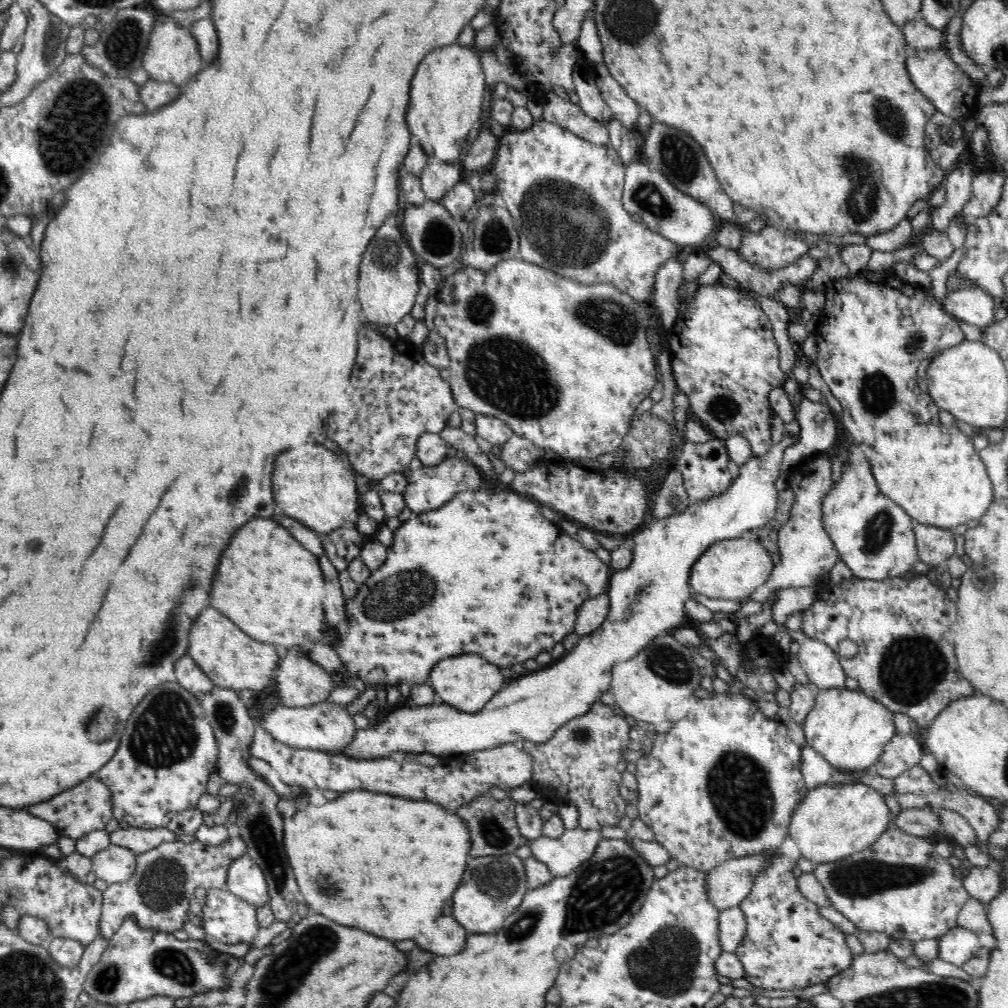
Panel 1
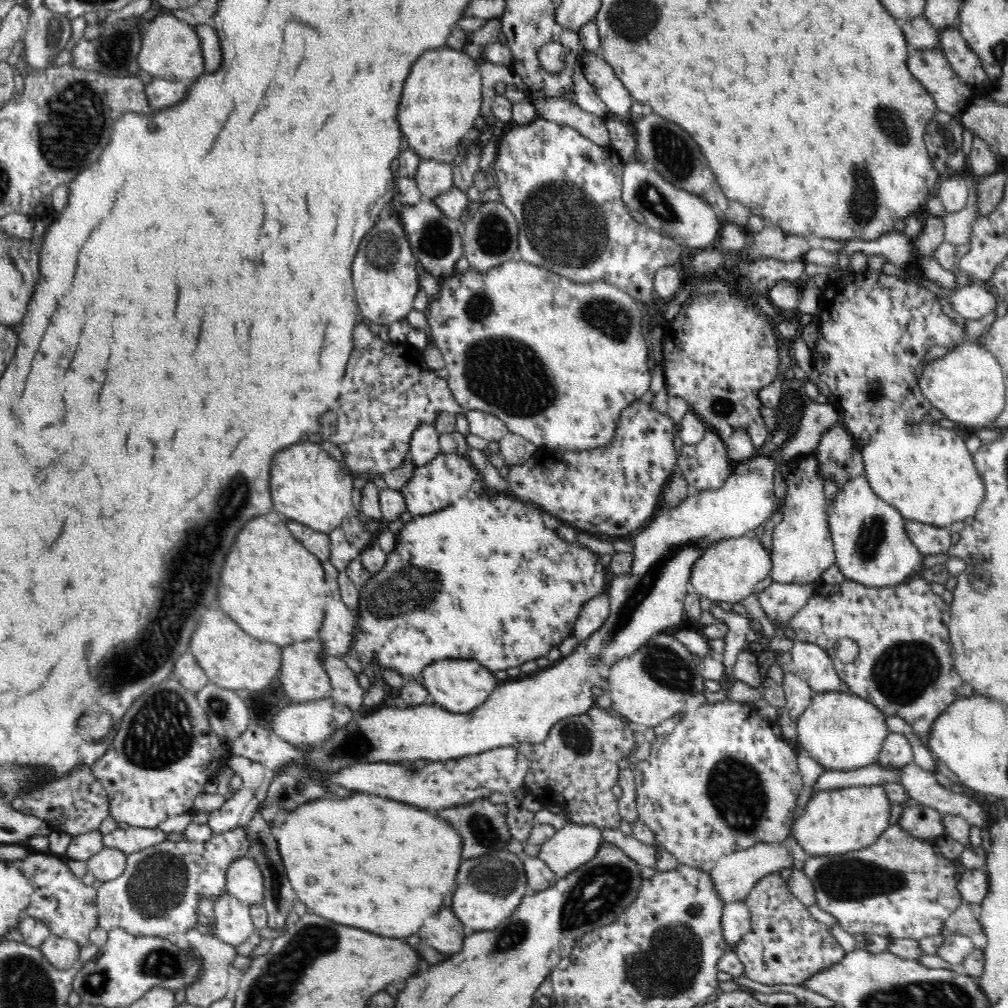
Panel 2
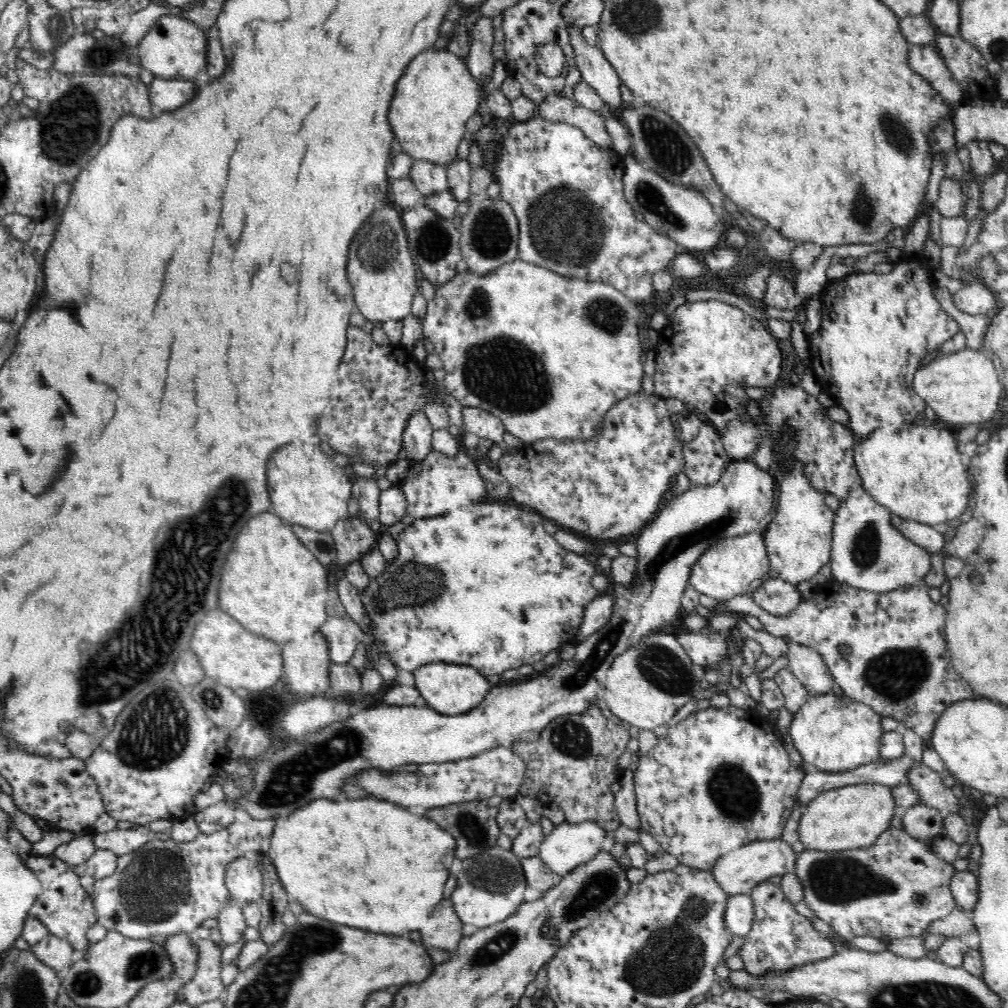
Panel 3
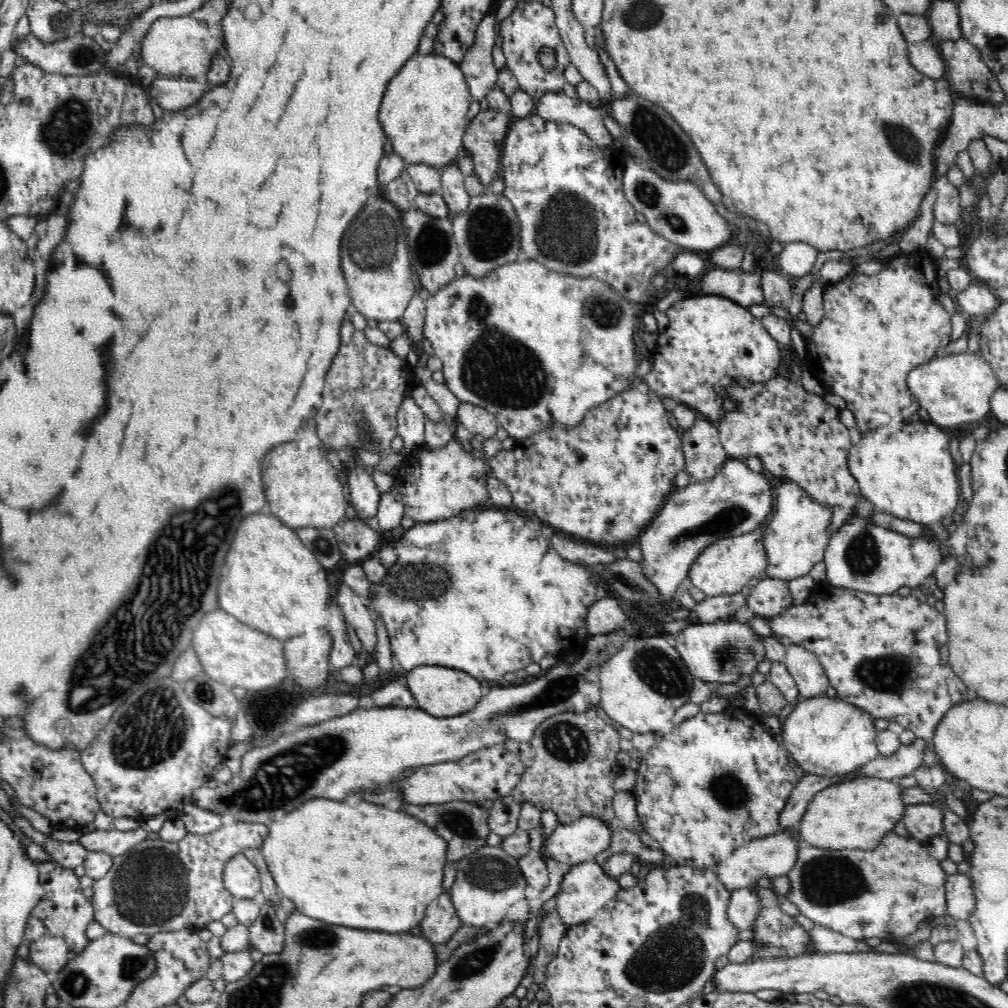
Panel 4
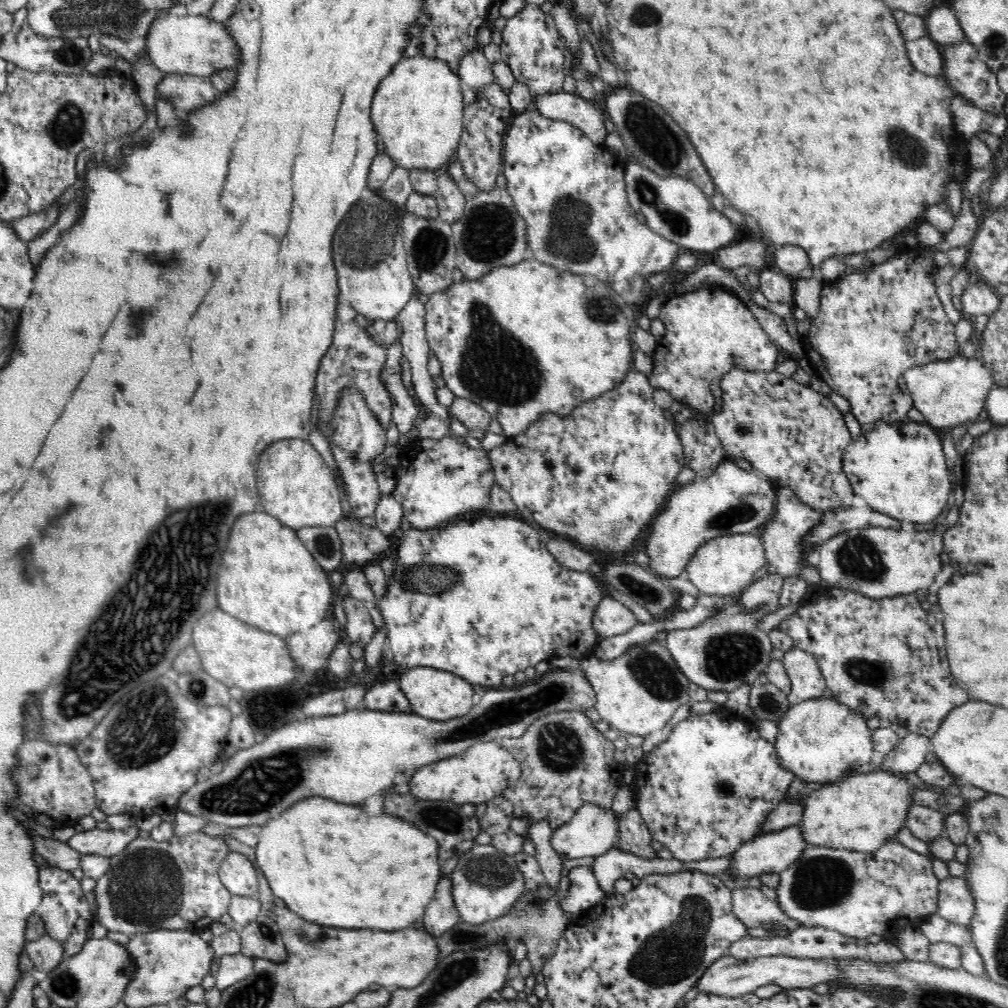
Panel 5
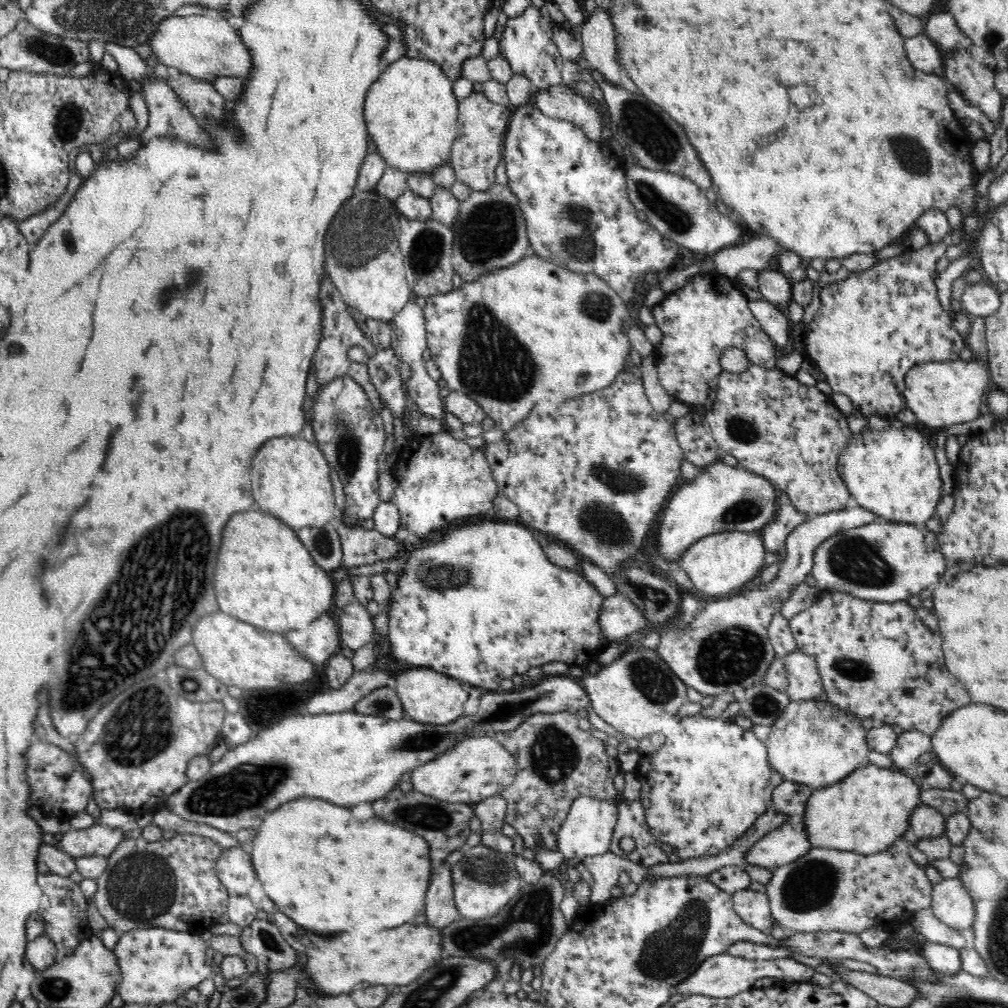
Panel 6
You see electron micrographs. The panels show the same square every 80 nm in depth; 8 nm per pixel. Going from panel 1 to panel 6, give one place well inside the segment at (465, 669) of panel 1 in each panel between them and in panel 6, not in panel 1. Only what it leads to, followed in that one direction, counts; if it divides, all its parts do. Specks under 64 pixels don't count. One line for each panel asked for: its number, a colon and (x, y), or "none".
2: (458, 685)
3: (450, 689)
4: (441, 692)
5: (434, 694)
6: (429, 697)

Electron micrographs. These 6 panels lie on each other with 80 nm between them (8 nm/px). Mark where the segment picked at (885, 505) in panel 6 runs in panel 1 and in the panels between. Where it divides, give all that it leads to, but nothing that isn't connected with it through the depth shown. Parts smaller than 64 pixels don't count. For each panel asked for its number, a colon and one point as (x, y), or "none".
1: (947, 485)
2: (937, 483)
3: (918, 472)
4: (907, 471)
5: (900, 470)

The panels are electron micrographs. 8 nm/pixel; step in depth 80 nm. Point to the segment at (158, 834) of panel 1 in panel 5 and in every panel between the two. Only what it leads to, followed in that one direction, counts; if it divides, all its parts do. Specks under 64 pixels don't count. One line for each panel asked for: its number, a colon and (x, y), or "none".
2: (131, 839)
3: (120, 842)
4: (115, 842)
5: (103, 841)

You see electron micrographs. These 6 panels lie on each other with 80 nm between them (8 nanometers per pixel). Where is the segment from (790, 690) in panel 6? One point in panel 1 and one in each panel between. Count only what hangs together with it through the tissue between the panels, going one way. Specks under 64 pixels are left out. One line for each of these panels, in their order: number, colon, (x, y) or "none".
1: (822, 666)
2: (811, 663)
3: (807, 664)
4: (803, 665)
5: (805, 675)

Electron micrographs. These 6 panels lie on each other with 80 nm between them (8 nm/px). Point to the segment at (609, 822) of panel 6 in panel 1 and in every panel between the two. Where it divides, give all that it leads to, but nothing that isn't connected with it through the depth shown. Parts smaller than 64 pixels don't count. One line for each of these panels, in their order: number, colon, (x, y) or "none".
1: (562, 855)
2: (573, 845)
3: (568, 846)
4: (571, 844)
5: (592, 831)

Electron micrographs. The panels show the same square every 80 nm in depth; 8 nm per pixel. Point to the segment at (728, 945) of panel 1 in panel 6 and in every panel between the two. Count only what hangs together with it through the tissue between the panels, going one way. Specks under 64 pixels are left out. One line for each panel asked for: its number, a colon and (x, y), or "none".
2: (735, 920)
3: (739, 914)
4: (744, 906)
5: (757, 908)
6: (752, 905)

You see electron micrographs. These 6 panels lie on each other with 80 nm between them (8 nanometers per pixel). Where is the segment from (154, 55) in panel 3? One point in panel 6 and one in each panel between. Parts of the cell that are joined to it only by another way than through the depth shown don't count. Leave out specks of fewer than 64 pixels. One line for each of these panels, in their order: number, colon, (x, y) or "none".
4: (182, 46)
5: (196, 45)
6: (205, 46)

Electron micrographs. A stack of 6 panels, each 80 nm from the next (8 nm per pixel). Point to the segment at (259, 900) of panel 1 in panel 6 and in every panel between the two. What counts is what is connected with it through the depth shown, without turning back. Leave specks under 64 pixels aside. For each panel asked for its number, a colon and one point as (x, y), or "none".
2: (244, 881)
3: (243, 878)
4: (240, 877)
5: (238, 874)
6: (234, 867)

